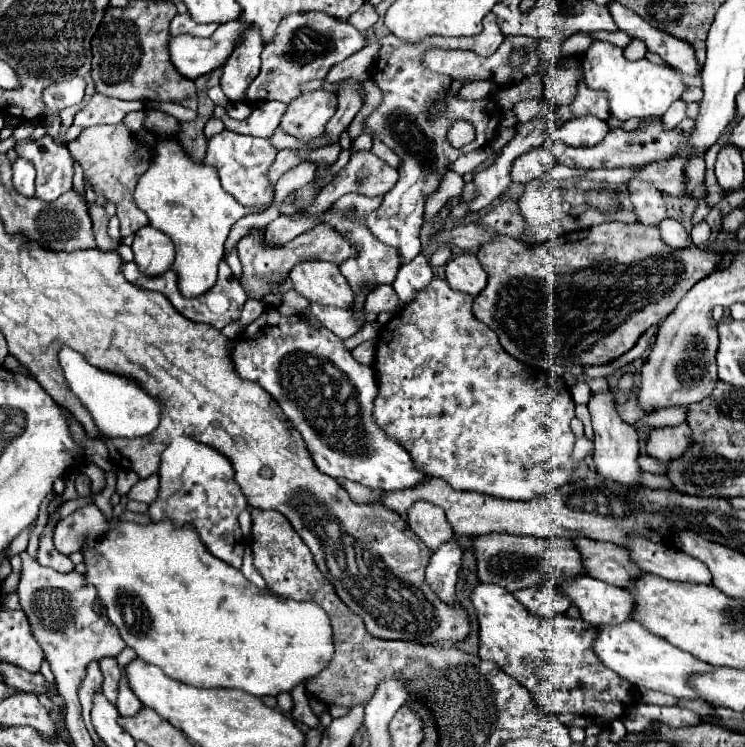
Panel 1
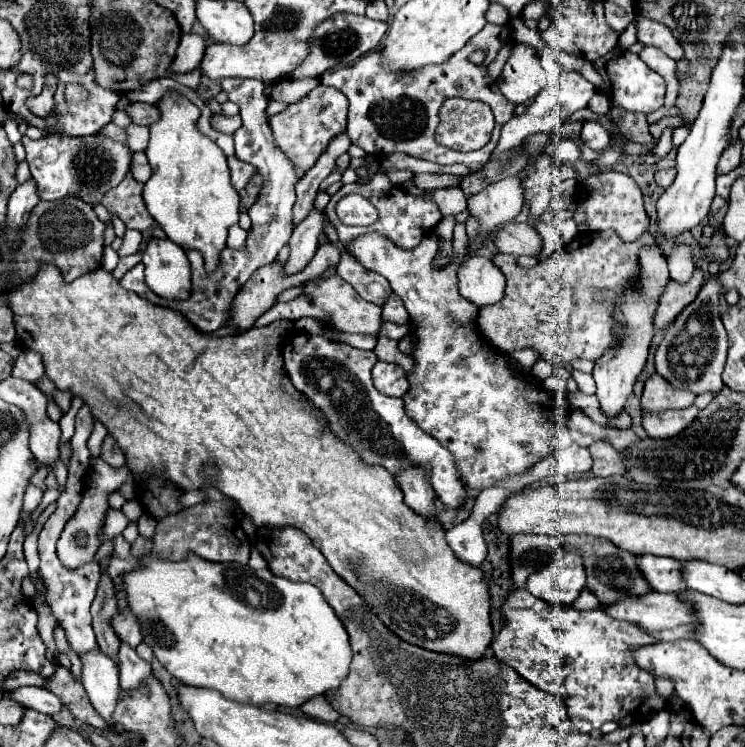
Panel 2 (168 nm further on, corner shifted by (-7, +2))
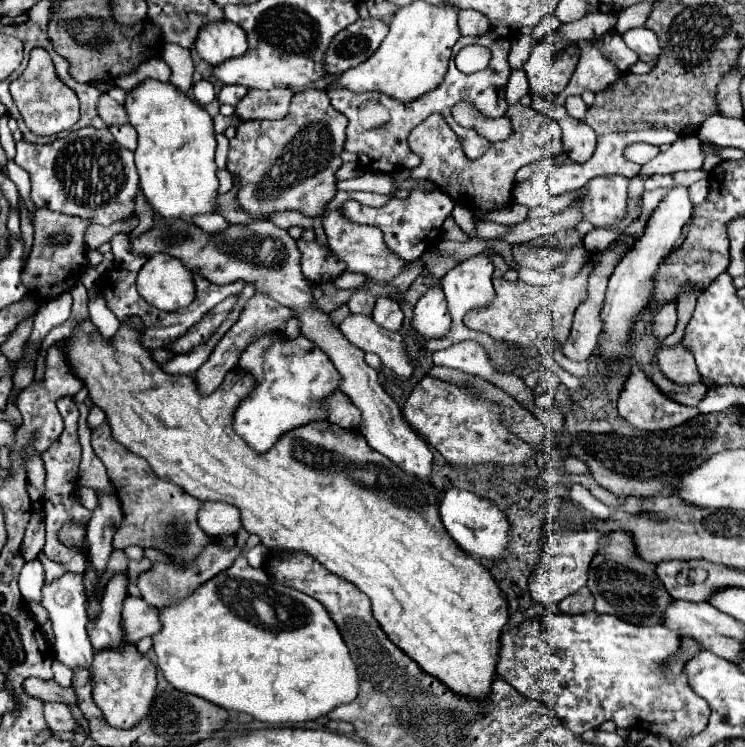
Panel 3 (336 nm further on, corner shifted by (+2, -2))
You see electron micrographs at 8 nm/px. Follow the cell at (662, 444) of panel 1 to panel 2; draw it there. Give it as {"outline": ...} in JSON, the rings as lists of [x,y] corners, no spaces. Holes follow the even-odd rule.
{"outline":[[[689,406],[687,410],[669,412],[645,412],[641,410],[641,424],[651,438],[671,438],[683,432],[697,416],[699,408]]]}

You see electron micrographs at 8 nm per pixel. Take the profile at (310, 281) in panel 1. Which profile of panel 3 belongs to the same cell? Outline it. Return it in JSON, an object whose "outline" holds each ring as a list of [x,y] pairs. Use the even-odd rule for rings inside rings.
{"outline":[[[348,314],[338,328],[360,350],[378,354],[384,366],[388,366],[398,380],[408,380],[412,376],[412,366],[398,332],[384,330],[372,316],[364,314]]]}

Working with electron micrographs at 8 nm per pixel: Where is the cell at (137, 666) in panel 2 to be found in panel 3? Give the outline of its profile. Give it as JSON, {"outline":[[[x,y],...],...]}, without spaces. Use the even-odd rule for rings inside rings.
{"outline":[[[116,572],[108,584],[106,594],[102,600],[102,612],[96,618],[96,624],[88,624],[88,634],[92,640],[92,646],[96,652],[112,650],[120,646],[122,630],[120,630],[120,612],[122,612],[122,600],[128,594],[128,576],[126,572]]]}

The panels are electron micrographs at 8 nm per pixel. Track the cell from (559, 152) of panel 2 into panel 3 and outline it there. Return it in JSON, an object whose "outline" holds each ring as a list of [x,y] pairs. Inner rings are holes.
{"outline":[[[516,104],[508,108],[508,118],[514,124],[514,136],[508,138],[506,142],[490,144],[488,152],[482,158],[468,160],[464,156],[462,138],[452,132],[444,116],[440,112],[430,114],[416,130],[410,132],[410,138],[408,138],[408,144],[416,146],[416,152],[420,152],[420,158],[422,158],[422,164],[410,170],[410,178],[432,180],[456,204],[468,206],[472,210],[498,210],[508,206],[512,202],[510,190],[514,188],[514,174],[518,172],[518,168],[536,160],[536,154],[532,154],[536,150],[532,150],[532,146],[538,144],[538,160],[556,158],[562,154],[560,126],[554,120],[550,120],[546,114],[540,114],[540,112],[534,112],[532,108],[524,108]]]}

